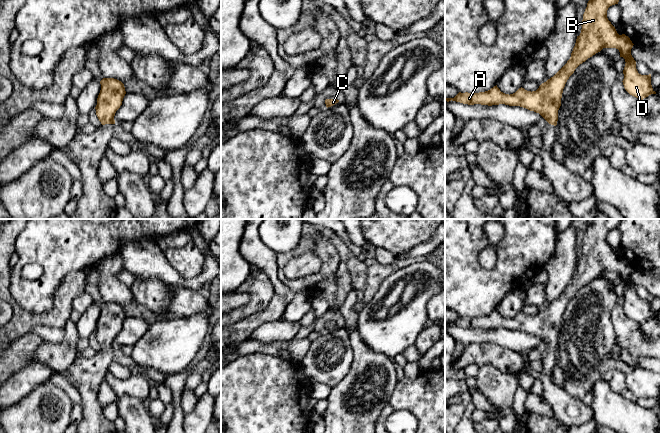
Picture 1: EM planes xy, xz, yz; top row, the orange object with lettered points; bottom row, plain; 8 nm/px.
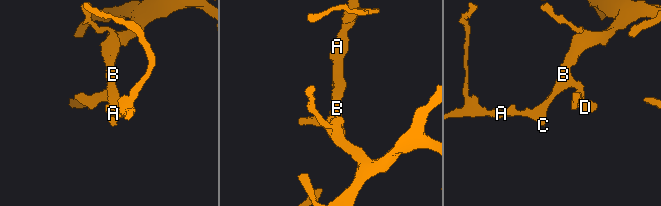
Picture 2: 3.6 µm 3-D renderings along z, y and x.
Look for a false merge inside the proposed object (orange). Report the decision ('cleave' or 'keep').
keep

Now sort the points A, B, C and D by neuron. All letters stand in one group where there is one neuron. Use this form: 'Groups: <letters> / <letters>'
Groups: A B C D

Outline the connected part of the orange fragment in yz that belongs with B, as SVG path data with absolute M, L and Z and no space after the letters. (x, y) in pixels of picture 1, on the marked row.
M619 0L588 1L583 14L581 33L577 36L570 59L536 91L527 91L521 87L509 95L501 92L496 85L485 92L459 92L454 98L445 98L445 100L468 105L520 106L539 113L549 124L556 126L562 93L567 80L580 64L603 48L616 48L620 52L620 57L625 59L622 82L630 95L643 100L651 94L656 94L651 85L651 74L641 75L636 69L636 61L631 55L634 44L625 34L619 35L607 18L608 8L618 2Z

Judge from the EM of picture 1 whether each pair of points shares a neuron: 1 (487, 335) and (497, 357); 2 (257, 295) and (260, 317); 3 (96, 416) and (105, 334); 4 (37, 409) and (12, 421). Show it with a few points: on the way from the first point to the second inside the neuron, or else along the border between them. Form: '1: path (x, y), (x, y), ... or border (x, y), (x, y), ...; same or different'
1: border (467, 345), (496, 343), (512, 350); different
2: border (274, 294), (263, 310), (237, 321); different
3: path (89, 396), (88, 375), (105, 354); same
4: path (31, 415), (25, 421), (18, 421); same

